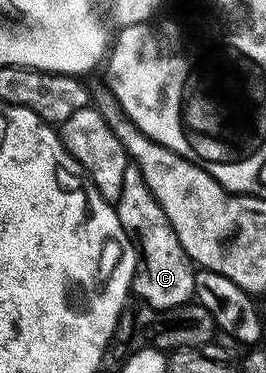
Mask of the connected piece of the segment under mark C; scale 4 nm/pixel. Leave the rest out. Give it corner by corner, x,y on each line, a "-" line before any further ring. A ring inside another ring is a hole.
133,162
127,163
124,170
124,187
120,190
116,207
123,228
129,232
138,249
133,295
138,295
142,299
139,301
151,308
179,308
181,304
191,303
195,265
188,258
184,246
180,246
180,238
176,238
176,230
172,230
172,222
168,222
168,214
164,214
164,210
160,210
160,202
152,198
152,190
148,190
144,174
140,174

